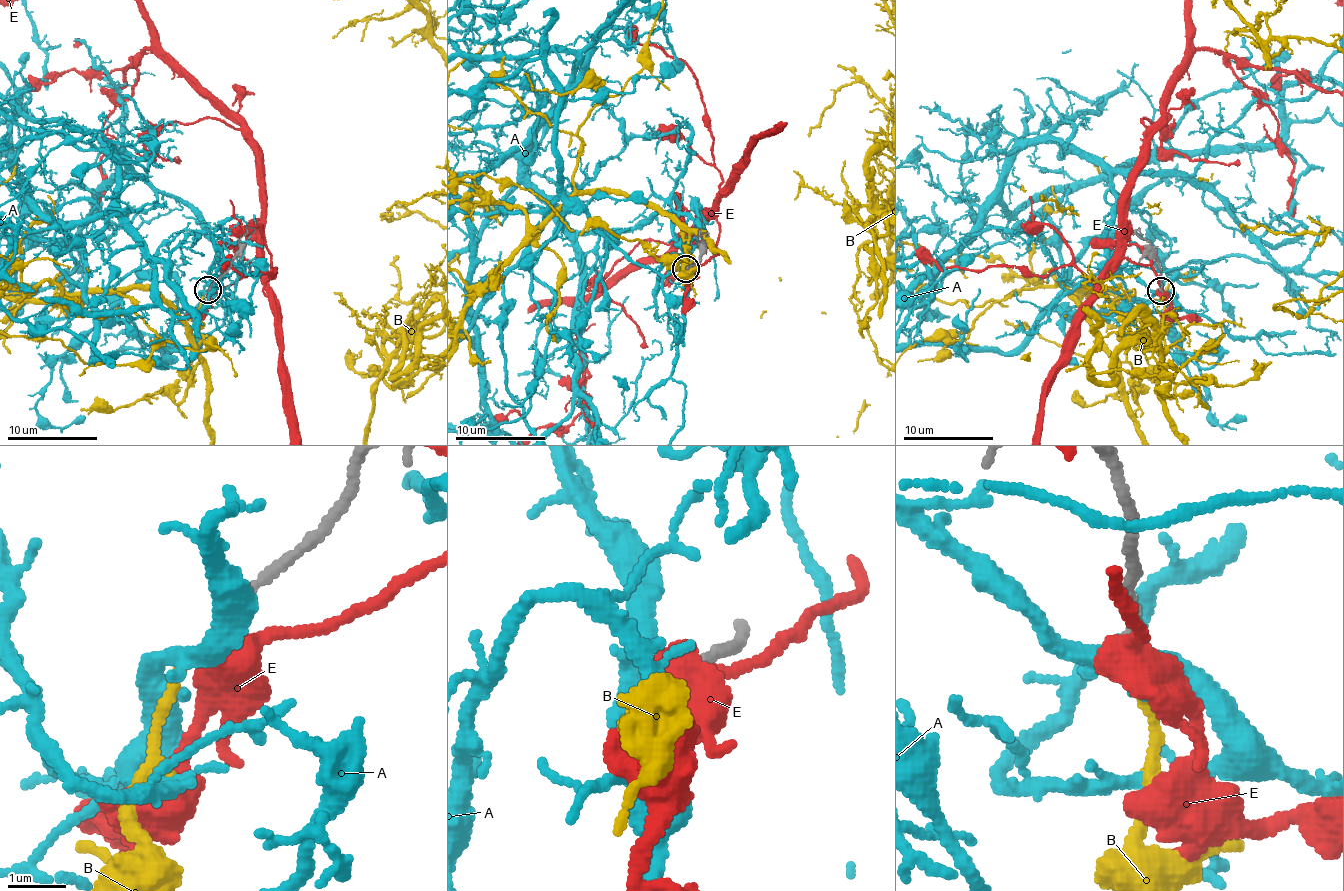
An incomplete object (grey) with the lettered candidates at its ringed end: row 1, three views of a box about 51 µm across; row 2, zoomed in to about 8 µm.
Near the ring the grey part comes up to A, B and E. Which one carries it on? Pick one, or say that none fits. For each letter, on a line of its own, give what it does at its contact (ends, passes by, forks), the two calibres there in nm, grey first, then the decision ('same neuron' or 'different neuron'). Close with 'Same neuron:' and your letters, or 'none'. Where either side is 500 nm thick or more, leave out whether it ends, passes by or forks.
A: it passes by; calibres 200 and 320 nm; different neuron
B: it ends; calibres 200 and 150 nm; same neuron
E: calibres 220 and 550 nm; different neuron
Same neuron: B

